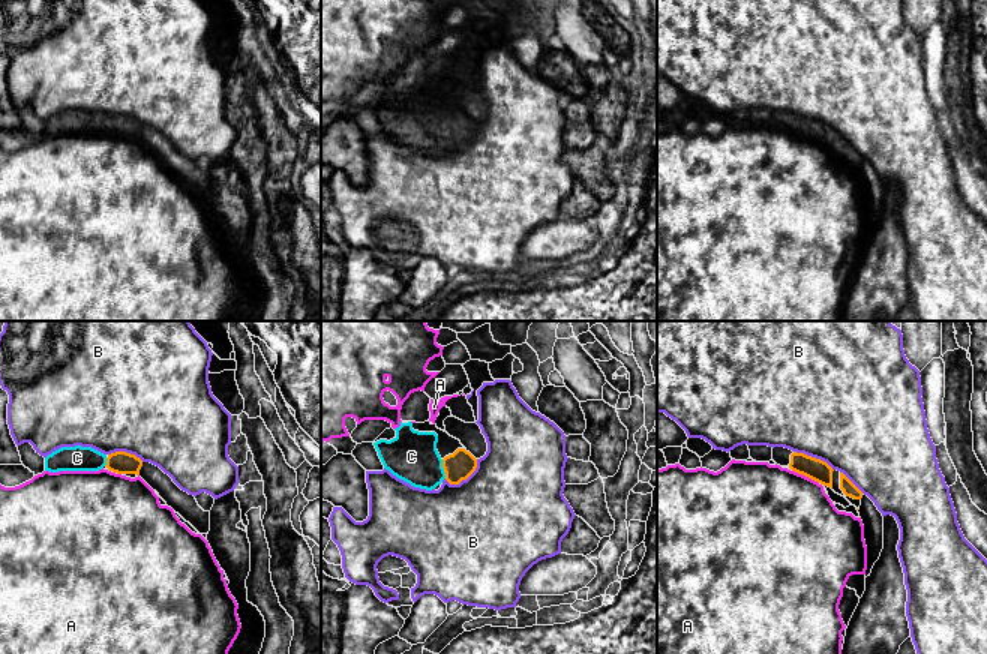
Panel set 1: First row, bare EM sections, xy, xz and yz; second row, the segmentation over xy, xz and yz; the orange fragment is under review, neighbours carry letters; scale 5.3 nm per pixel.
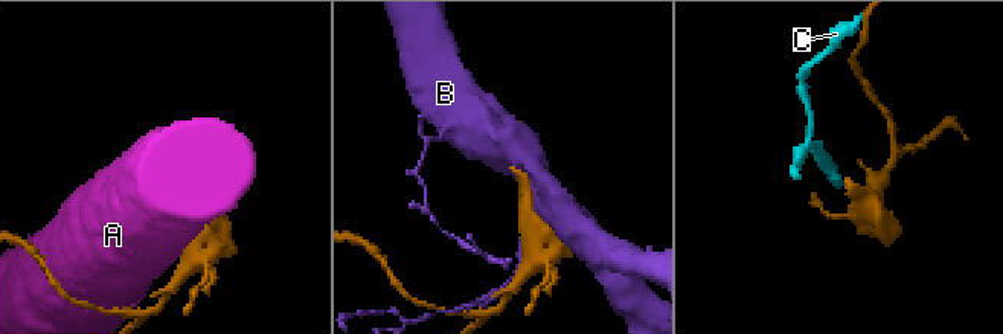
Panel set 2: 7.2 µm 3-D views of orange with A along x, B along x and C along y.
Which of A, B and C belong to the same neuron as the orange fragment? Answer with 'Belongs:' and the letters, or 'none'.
Belongs: C

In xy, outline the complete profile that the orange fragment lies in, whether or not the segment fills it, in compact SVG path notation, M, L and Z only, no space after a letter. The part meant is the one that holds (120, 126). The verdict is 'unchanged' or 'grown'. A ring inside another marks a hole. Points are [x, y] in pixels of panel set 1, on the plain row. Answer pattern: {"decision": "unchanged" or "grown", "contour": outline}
{"decision": "grown", "contour": "M62 111L45 122L45 135L99 135L106 130L117 138L136 138L142 124L126 116L104 118L92 111Z"}

